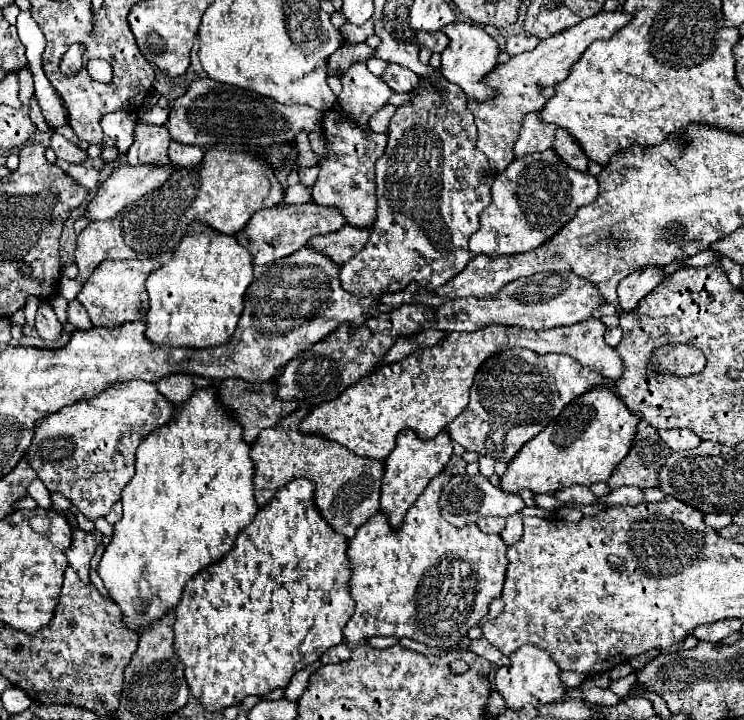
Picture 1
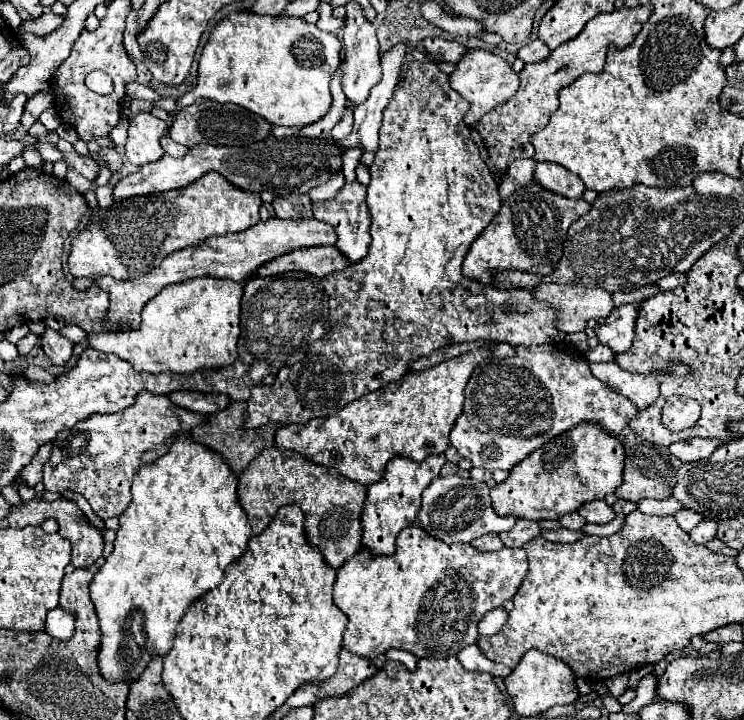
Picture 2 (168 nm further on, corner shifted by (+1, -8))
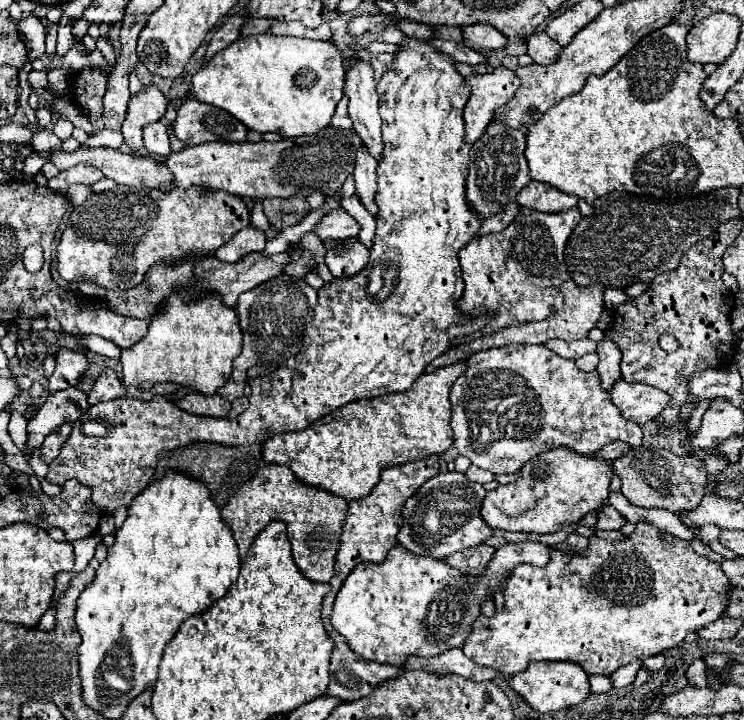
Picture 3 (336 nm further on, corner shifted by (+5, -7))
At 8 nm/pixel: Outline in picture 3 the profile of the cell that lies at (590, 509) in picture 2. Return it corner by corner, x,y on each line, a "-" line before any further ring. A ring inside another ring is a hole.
602,505
596,513
596,525
594,529
604,529
604,531
614,531
624,525
626,519
612,507
612,505

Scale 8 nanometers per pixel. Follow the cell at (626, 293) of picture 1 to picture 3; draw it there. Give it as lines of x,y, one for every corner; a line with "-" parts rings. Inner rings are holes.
604,335
604,339
598,343
598,373
600,373
600,383
604,389
610,389
618,379
620,379
620,361
622,361
622,353
618,349
618,345
614,345
614,341
610,337

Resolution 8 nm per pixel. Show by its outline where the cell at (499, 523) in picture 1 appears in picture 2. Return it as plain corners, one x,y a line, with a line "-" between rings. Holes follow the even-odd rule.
486,534
484,538
476,538
476,540
472,542
472,546
474,546
476,550
480,550
480,552
496,552
496,550
500,550
504,544
500,542
500,536
498,536
498,534

